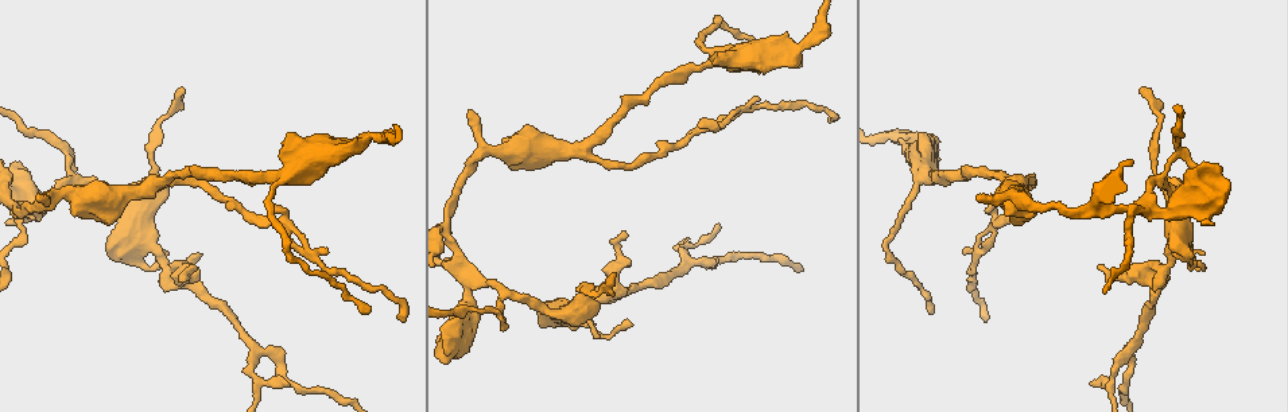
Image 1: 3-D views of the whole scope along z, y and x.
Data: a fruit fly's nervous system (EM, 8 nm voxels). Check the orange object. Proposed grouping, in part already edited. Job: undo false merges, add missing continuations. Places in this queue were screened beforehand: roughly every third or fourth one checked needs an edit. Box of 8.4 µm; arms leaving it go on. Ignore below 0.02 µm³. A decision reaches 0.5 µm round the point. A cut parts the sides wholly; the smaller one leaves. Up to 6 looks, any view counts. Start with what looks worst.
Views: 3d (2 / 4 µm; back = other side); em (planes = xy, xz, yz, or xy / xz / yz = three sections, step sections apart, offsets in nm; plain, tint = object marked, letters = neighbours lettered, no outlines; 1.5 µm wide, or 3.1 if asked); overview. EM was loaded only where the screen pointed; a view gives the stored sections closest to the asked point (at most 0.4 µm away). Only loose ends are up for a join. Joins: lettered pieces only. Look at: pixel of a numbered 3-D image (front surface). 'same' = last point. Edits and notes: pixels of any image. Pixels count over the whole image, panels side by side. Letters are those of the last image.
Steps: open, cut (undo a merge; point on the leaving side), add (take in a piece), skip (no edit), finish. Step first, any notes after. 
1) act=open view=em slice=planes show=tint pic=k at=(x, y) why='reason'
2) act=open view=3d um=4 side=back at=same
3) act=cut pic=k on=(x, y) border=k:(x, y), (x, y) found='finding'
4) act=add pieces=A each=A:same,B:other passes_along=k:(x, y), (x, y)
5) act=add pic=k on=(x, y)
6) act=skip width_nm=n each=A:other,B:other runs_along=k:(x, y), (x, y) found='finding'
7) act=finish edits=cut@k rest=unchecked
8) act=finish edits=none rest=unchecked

act=open view=3d um=2 pic=1 at=(830, 123) why='branch stops here'

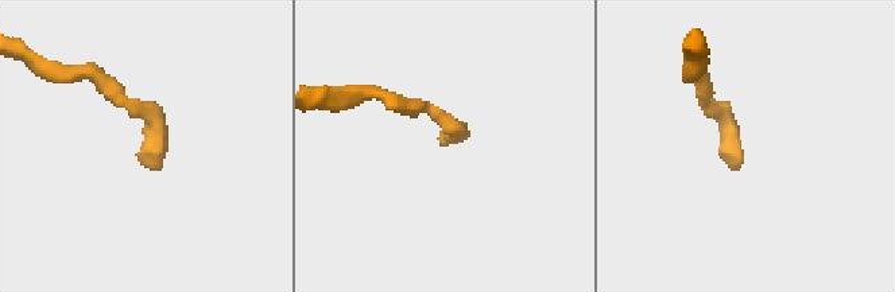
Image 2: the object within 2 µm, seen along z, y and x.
act=open view=em slice=planes show=letters pic=2 at=(149, 167)

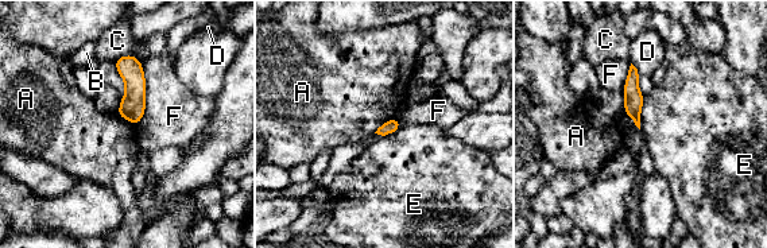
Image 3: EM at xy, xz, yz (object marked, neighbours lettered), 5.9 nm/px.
act=skip each=A:other,B:other,C:other,D:other,E:other,F:other runs_along=3:(632, 70), (634, 113), (636, 119) found='no lettered piece goes on from it'

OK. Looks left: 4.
act=open view=3d um=2 pic=1 at=(1154, 173) why='sudden change in width'

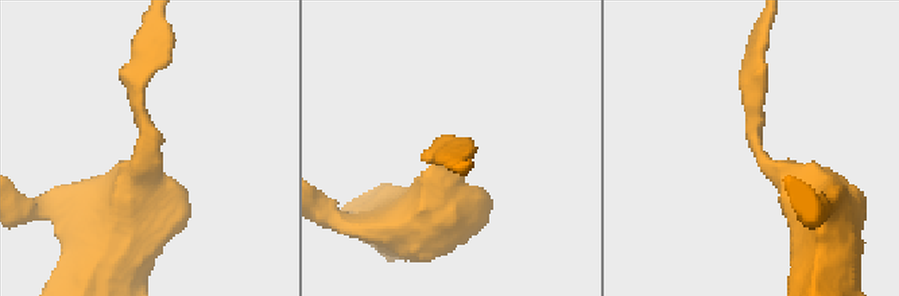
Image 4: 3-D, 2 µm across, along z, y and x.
act=open view=em slice=xy step=4 show=letters pic=4 at=(140, 147) why='shape alone is not enough'

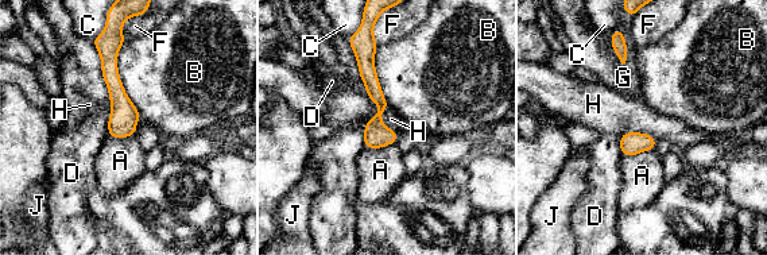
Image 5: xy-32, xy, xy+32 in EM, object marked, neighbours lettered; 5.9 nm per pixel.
act=open view=em slice=planes show=letters at=same

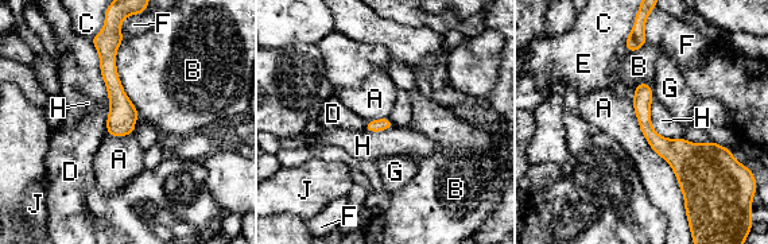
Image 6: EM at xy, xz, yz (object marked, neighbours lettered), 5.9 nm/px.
act=skip each=A:other,B:other,C:other,D:other,E:other,F:other,G:other,H:other,J:other runs_along=6:(640, 86), (644, 126), (663, 147), (718, 153) found='continuous, no second cell'

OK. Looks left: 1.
act=finish edits=none rest=unchecked

